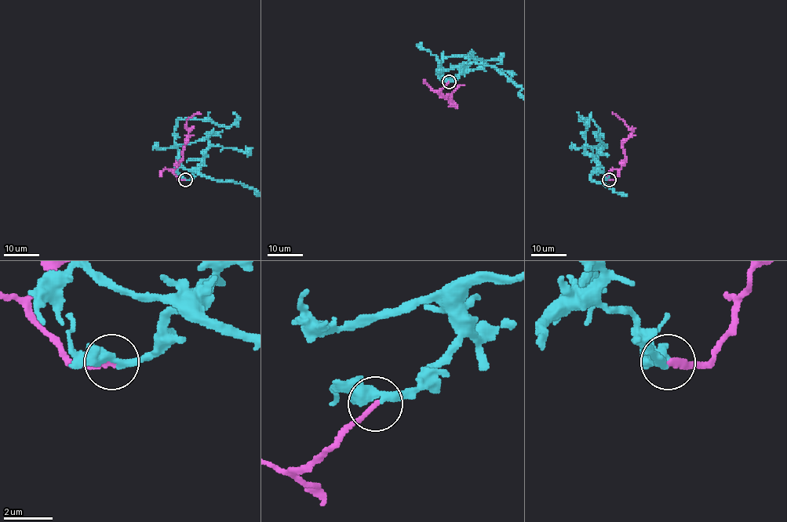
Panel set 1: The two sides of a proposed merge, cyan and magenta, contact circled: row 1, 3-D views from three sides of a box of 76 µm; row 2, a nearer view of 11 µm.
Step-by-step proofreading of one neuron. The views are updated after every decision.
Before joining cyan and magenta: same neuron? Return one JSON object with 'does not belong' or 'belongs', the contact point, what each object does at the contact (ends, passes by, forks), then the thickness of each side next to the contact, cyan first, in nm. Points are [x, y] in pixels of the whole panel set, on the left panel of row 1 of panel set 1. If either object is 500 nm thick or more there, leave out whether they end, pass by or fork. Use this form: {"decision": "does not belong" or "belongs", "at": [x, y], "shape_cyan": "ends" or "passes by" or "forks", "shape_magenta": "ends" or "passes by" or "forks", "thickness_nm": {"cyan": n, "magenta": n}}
{"decision": "belongs", "at": [185, 179], "shape_cyan": "passes by", "shape_magenta": "ends", "thickness_nm": {"cyan": 460, "magenta": 240}}

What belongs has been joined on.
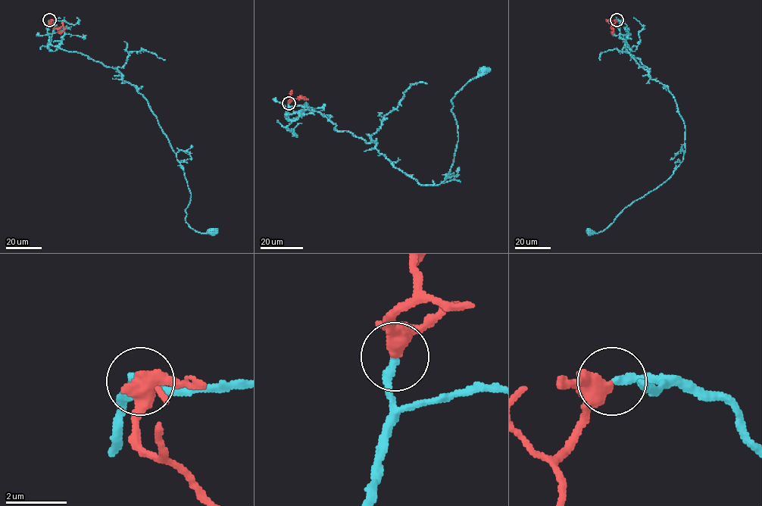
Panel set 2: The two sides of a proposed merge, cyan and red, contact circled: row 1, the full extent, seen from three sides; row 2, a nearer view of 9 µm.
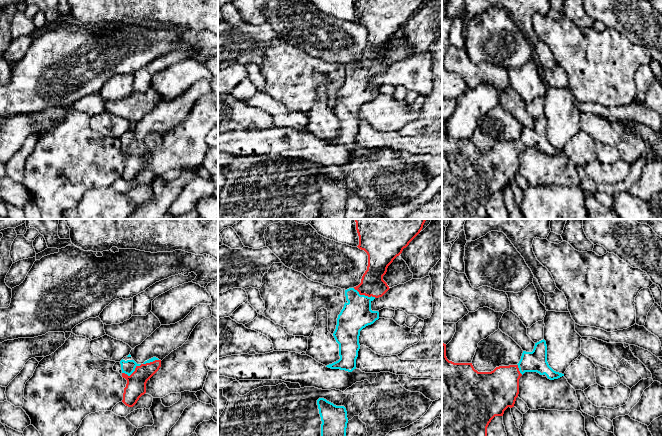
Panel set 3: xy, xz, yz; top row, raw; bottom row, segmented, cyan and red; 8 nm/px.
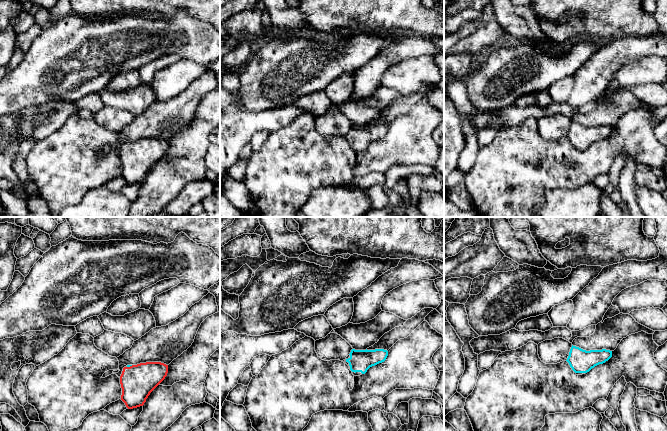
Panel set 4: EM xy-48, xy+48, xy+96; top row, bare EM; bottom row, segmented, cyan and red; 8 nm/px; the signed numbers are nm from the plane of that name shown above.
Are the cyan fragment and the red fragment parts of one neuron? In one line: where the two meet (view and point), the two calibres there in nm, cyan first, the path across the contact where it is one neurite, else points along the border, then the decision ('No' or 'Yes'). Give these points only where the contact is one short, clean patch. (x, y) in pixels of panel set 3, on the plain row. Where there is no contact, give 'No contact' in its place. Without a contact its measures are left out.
Touches cyan at xz (364, 71). Thickness 240 nm (cyan) against 190 nm. Path across: xz (356, 90), (359, 76), (364, 71), (372, 60). Yes

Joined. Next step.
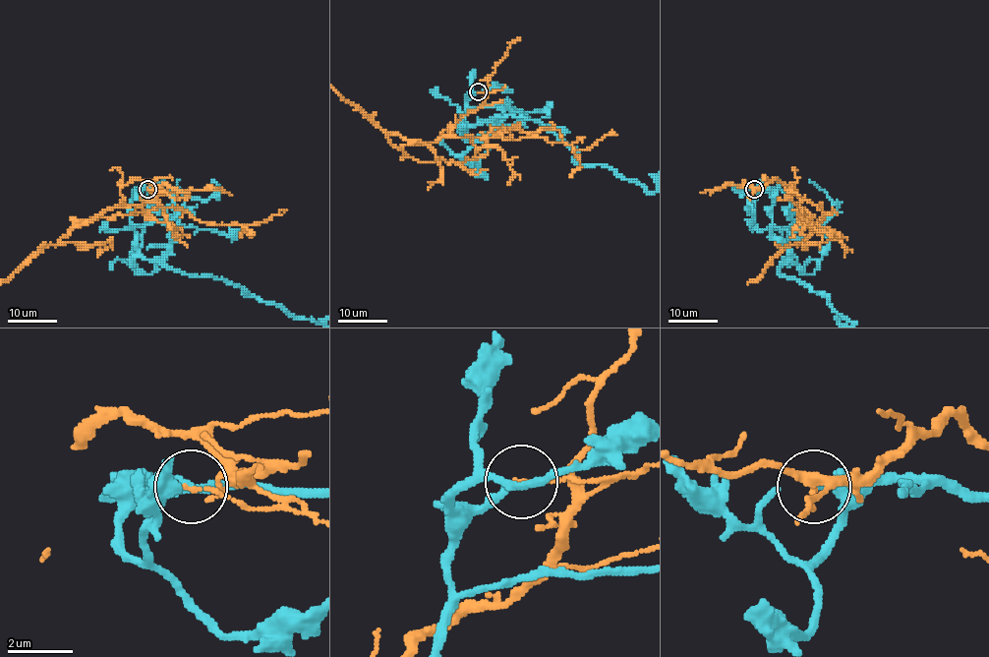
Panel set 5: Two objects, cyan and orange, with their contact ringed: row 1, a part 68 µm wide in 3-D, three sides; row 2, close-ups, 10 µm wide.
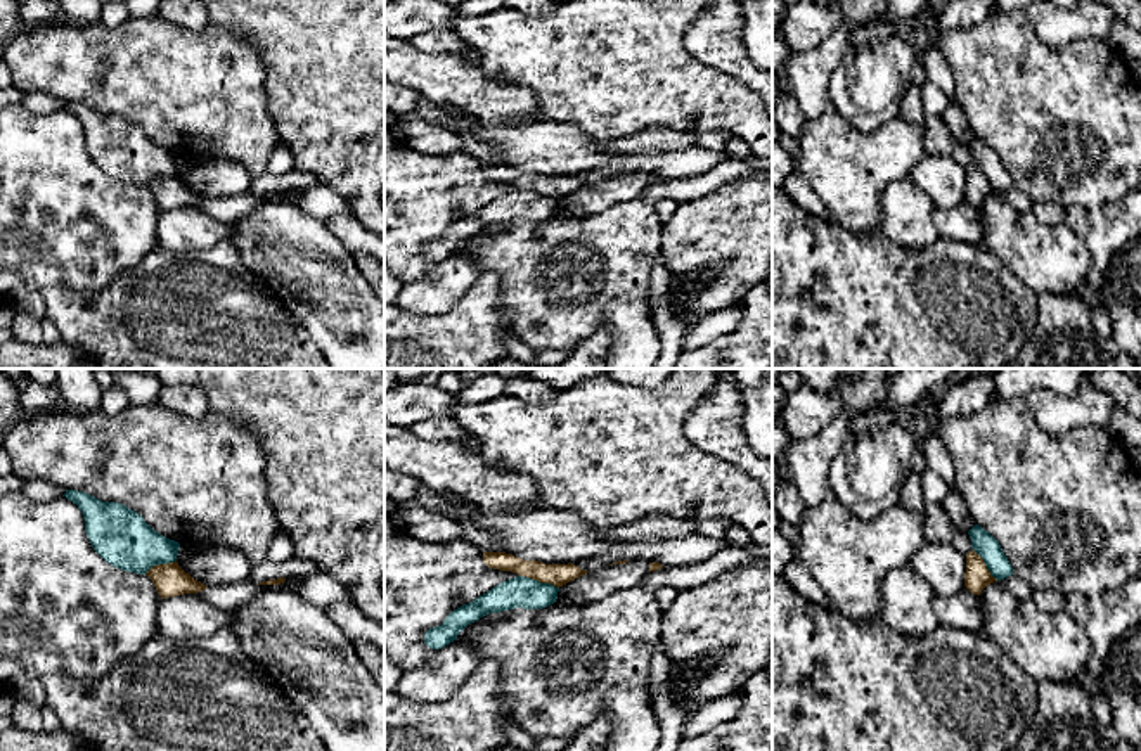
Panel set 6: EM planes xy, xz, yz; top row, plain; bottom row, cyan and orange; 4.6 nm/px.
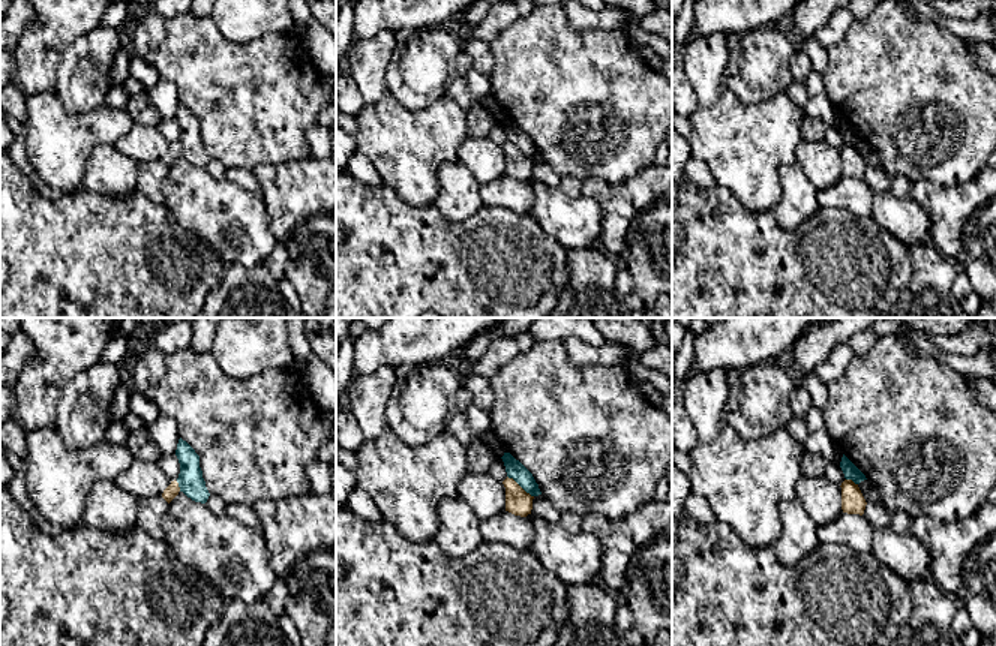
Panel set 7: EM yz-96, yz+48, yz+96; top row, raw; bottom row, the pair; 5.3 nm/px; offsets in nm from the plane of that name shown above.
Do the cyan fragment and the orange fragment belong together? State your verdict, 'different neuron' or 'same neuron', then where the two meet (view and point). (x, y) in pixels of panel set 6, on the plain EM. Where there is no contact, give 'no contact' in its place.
different neuron | xz (539, 194)

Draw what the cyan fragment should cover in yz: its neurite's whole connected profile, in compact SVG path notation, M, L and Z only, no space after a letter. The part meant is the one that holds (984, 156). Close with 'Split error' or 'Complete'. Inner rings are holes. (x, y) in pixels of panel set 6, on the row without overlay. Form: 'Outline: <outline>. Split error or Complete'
Outline: M975 137L968 147L971 151L973 163L983 171L987 182L996 192L1001 194L1013 187L1013 180L999 154L989 144Z. Complete

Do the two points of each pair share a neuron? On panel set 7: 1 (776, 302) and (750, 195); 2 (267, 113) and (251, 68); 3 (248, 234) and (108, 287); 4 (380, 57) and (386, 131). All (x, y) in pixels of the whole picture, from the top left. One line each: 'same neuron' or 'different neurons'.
1: different neurons
2: same neuron
3: different neurons
4: different neurons

